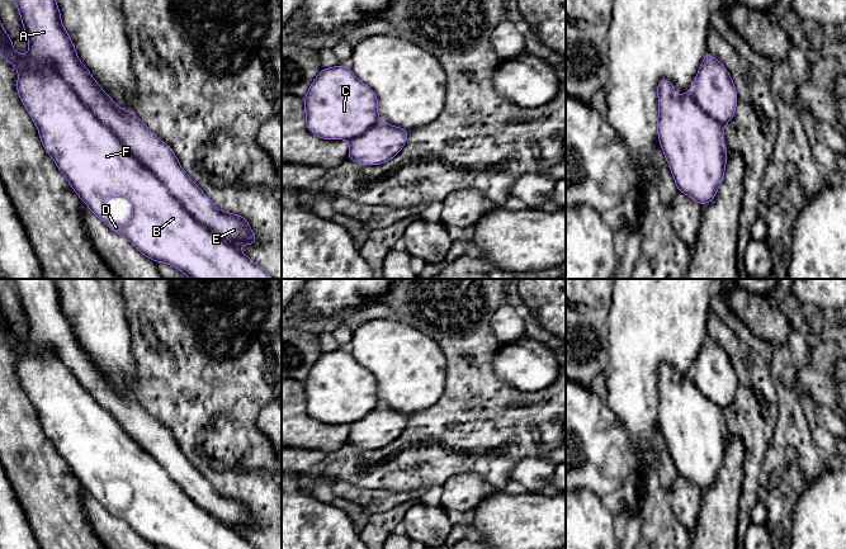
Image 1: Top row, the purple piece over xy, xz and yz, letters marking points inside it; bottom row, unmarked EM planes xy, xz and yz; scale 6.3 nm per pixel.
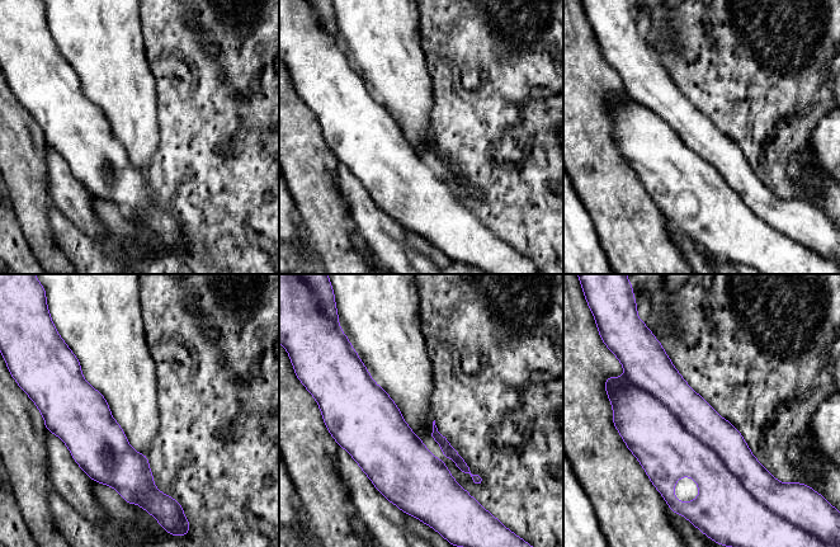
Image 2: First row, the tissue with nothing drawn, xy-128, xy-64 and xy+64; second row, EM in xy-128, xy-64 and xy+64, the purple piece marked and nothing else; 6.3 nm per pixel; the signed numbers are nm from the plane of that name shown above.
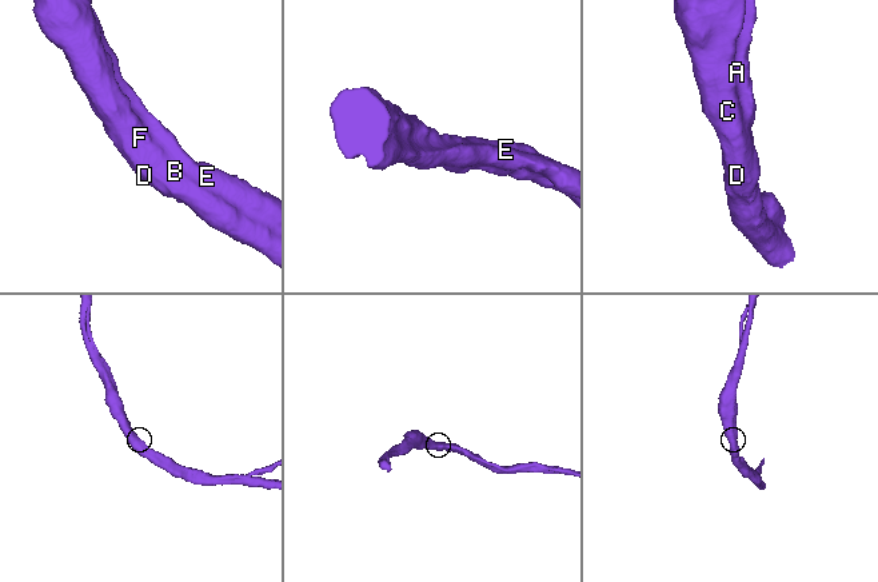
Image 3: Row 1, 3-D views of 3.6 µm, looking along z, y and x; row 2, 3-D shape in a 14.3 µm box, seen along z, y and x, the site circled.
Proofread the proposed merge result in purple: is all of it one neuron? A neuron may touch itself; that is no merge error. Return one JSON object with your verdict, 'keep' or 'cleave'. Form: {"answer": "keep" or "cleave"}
{"answer": "keep"}

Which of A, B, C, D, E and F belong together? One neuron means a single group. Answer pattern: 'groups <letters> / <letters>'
groups A B C D E F

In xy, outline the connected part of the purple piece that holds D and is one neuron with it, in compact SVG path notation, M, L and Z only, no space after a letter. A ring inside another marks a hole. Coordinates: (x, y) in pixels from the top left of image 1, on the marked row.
M14 0L18 10L20 13L23 28L28 37L29 43L29 53L23 56L18 53L13 44L11 38L8 36L6 30L3 28L0 23L0 56L6 58L19 74L16 81L16 90L19 98L36 123L39 138L46 152L55 160L61 174L68 180L74 191L77 193L80 199L91 209L91 212L103 221L113 232L122 235L126 237L141 254L151 259L152 261L165 262L175 269L183 271L186 276L192 279L273 279L266 271L264 271L256 262L251 261L247 255L242 254L236 246L237 245L254 245L256 241L256 236L250 229L249 221L244 217L232 214L228 212L223 212L218 209L213 202L199 189L199 186L186 175L186 172L180 166L174 151L169 145L164 143L159 137L156 137L145 123L142 123L138 117L129 110L120 109L109 96L108 94L99 86L99 84L94 80L93 75L88 71L88 68L82 65L81 60L76 55L76 49L72 44L72 41L62 27L61 23L61 13L57 6L56 0ZM113 197L124 197L133 205L133 214L131 219L119 226L114 221L112 221L105 212L105 203L109 198Z

